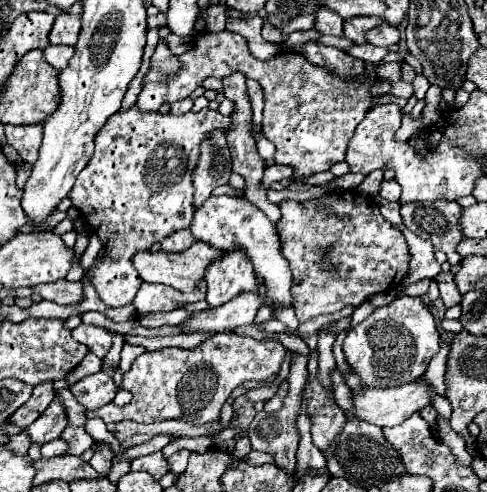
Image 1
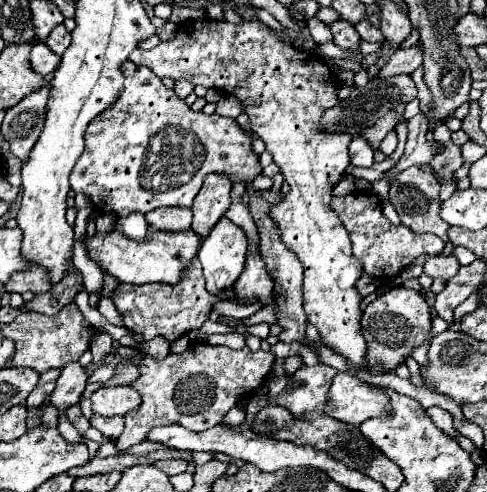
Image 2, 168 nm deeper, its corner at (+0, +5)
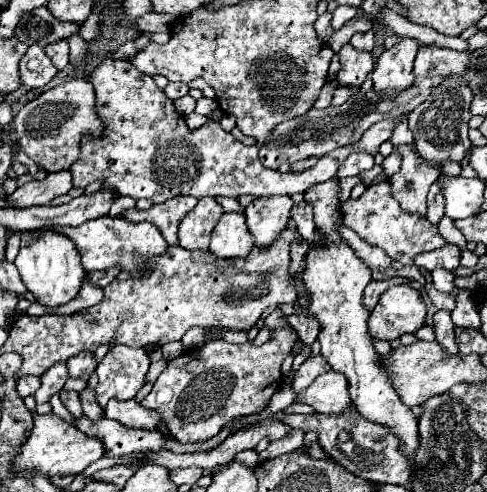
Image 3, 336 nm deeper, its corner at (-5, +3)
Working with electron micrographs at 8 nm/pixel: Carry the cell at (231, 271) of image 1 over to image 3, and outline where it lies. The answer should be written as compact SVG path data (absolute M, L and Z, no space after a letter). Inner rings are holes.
M223 213L211 235L211 253L221 259L247 257L253 247L243 213Z

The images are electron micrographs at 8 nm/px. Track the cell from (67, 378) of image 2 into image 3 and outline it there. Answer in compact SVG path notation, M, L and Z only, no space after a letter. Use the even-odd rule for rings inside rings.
M81 351L81 355L73 355L73 359L67 361L67 369L71 377L83 377L89 379L89 375L95 371L97 361L93 351Z

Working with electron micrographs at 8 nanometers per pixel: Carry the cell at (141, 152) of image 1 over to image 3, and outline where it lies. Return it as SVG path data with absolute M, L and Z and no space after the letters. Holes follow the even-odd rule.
M103 59L91 73L89 81L97 93L97 113L105 123L105 133L101 137L83 137L81 155L71 165L73 185L85 187L85 183L103 179L105 189L115 189L119 195L129 195L133 199L151 199L153 203L163 203L177 195L193 195L201 199L207 195L263 197L305 193L309 187L333 179L337 167L355 149L377 155L379 145L389 141L395 125L405 119L405 115L383 119L369 127L357 143L323 155L303 173L283 175L263 167L257 147L243 145L231 133L225 133L215 121L191 131L185 119L175 111L175 105L169 103L165 93L155 85L153 77L137 71L131 61Z

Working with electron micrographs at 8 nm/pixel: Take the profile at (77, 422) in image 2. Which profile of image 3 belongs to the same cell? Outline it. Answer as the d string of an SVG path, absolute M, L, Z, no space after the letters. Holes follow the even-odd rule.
M59 391L59 397L61 397L61 403L69 409L71 415L75 415L75 417L81 417L83 415L79 393L77 391Z

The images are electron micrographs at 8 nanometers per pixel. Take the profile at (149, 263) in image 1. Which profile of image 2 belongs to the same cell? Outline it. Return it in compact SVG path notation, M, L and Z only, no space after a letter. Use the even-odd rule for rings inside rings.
M148 229L148 235L144 241L132 241L124 237L120 231L112 233L96 233L92 239L86 239L88 245L88 255L92 261L96 261L102 271L112 273L120 283L168 283L176 285L180 283L182 271L192 261L192 257L198 253L202 243L202 237L192 233L192 231L182 231L182 233L166 233L166 231L154 231Z

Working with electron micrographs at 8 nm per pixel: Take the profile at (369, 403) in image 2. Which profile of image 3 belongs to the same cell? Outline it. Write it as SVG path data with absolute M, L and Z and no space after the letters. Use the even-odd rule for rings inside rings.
M327 371L325 375L319 375L305 391L299 391L297 401L311 405L317 413L323 413L323 415L335 413L337 415L343 409L351 407L347 379L343 373Z

